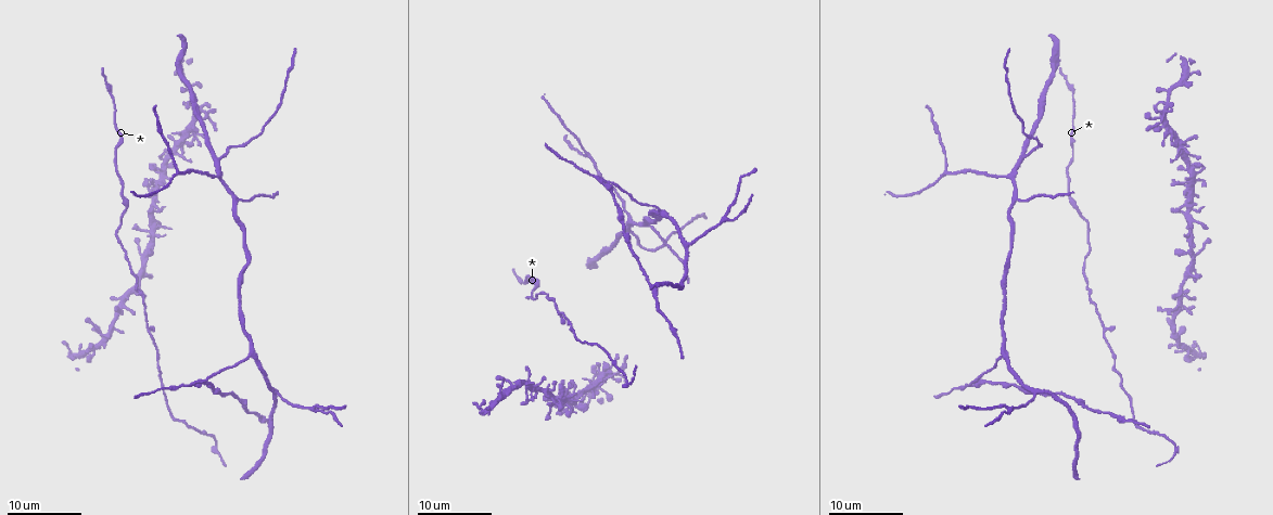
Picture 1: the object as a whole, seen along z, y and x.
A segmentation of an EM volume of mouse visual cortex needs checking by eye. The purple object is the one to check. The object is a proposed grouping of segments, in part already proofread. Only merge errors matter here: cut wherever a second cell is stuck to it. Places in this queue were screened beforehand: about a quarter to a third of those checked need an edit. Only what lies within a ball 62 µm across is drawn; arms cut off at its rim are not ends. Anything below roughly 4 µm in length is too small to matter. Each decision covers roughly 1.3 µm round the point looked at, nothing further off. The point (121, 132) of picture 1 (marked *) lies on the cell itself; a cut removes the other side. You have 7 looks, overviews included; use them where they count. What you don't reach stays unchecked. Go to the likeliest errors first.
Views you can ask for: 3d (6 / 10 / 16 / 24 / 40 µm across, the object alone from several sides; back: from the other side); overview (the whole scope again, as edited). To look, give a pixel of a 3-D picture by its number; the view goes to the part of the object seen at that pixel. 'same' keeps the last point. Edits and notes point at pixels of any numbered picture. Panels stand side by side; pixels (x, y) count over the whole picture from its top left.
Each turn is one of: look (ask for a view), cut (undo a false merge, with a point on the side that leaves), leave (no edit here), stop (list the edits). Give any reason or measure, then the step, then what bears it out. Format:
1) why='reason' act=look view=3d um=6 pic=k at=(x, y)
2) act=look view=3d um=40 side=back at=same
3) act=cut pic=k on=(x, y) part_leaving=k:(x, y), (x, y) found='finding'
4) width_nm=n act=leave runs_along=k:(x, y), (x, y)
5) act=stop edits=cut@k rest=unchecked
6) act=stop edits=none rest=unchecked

why='branch point' act=look view=3d um=10 pic=1 at=(236, 200)

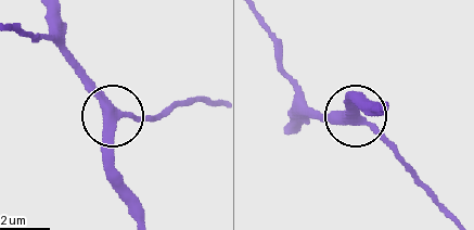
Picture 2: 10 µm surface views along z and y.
arms=3 act=leave found='continuous, no second cell'

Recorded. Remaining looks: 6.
why='three arms meet' act=look view=3d um=10 pic=1 at=(688, 246)

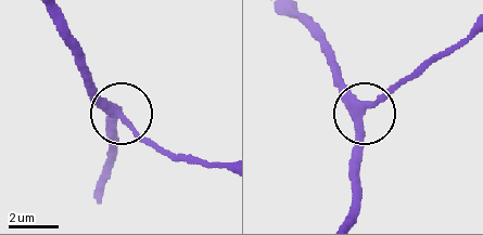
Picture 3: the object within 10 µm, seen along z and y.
arms=3 act=leave runs_along=3:(291, 12), (314, 35), (357, 109), (369, 109), (398, 80) found='continuous, no second cell'

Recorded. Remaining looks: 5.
why='small branch off a trunk' act=look view=3d um=6 pic=1 at=(203, 113)

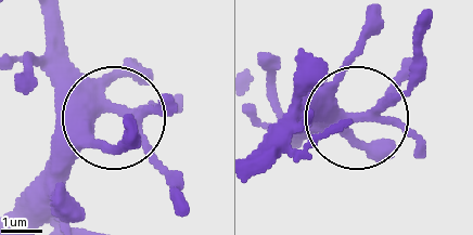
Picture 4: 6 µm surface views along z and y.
arms=5 act=leave runs_along=4:(257, 147), (372, 113), (423, 75) found='all the same cell'

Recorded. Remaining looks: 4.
why='arms part here' act=look view=3d um=6 pic=1 at=(723, 220)

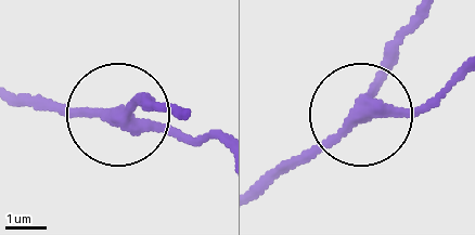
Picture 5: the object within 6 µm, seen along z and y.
act=leave found='all the same cell'

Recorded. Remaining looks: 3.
act=stop edits=none rest=unchecked

